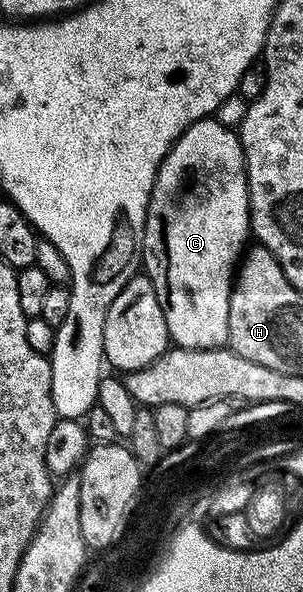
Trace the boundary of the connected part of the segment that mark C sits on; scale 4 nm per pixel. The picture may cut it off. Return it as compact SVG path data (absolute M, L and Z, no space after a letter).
M207 117L198 123L192 124L178 140L175 141L170 152L158 167L158 176L150 194L150 208L146 210L146 228L142 234L141 266L144 274L150 278L156 289L156 297L160 297L160 305L164 309L164 321L168 325L171 340L179 347L188 349L219 349L225 348L228 343L228 309L230 308L230 293L236 274L236 268L247 250L252 232L250 230L250 194L246 184L246 159L242 156L242 141L237 134L234 135L222 123L217 123L217 118Z

